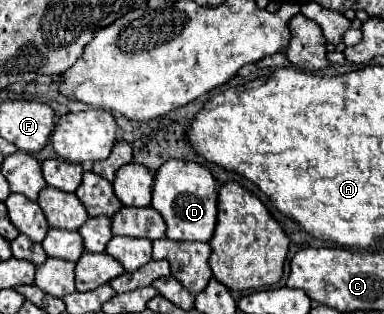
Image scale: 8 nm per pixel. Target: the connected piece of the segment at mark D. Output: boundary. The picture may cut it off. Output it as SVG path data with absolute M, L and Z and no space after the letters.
M171 159L155 173L151 205L167 223L167 239L173 241L209 241L217 221L217 189L213 175L199 163Z

